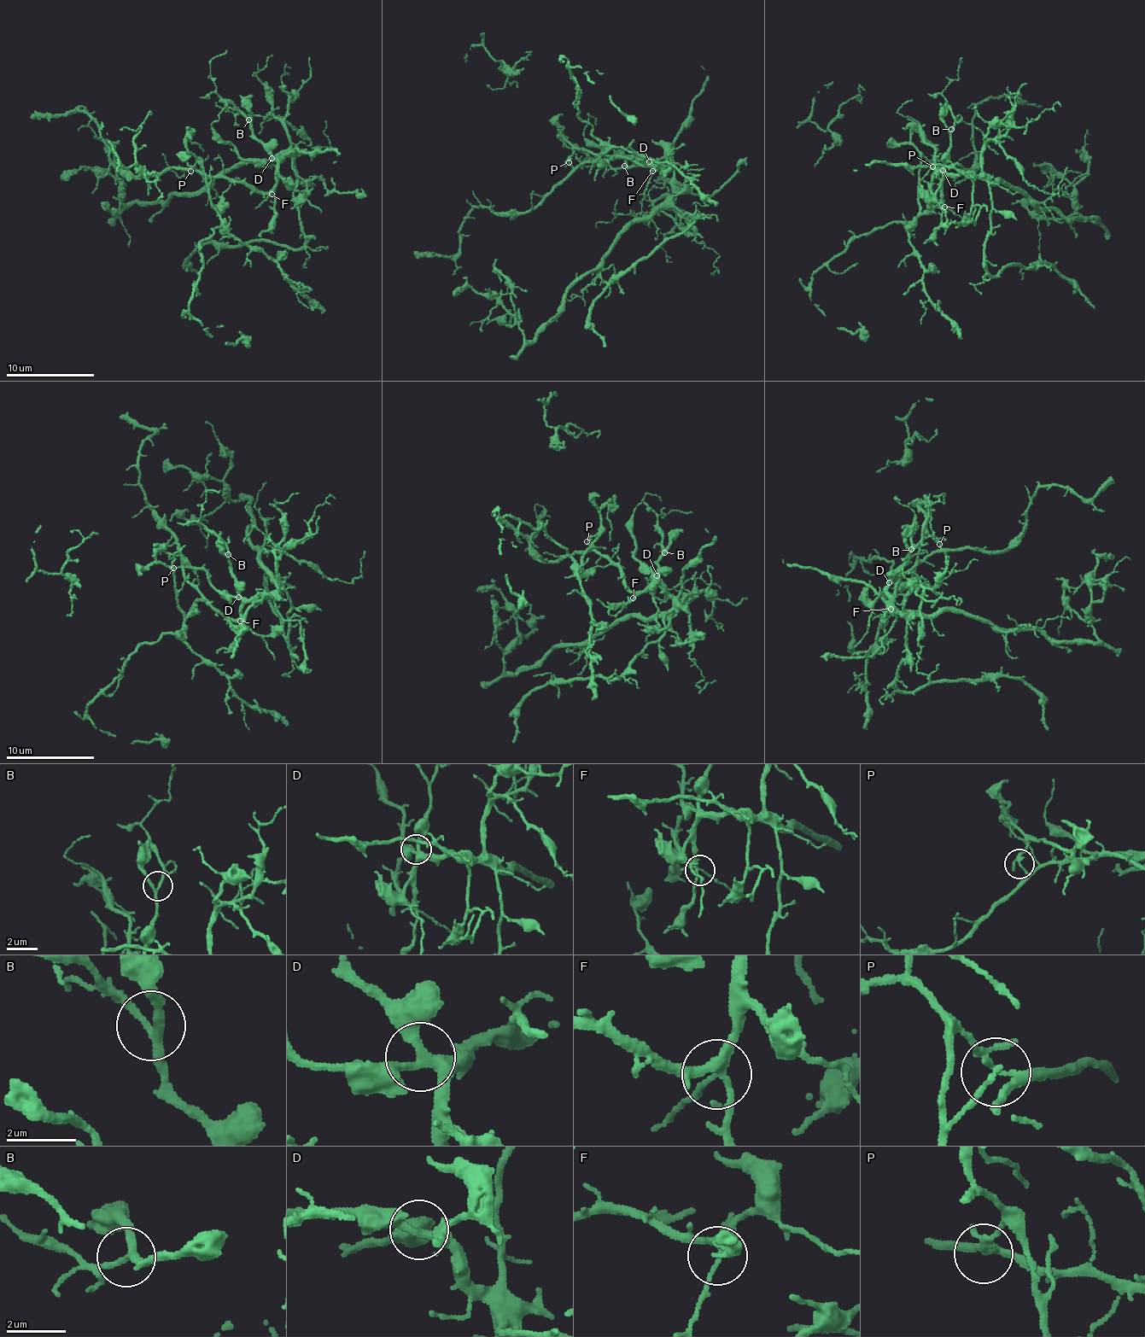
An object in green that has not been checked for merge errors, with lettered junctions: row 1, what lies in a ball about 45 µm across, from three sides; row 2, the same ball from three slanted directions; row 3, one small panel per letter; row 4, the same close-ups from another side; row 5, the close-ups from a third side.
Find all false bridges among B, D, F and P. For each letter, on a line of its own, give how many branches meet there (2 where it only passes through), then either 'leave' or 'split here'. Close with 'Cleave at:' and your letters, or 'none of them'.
B: branches 3; leave
D: branches 4; leave
F: branches 4; leave
P: branches 4; split here
Cleave at: P

